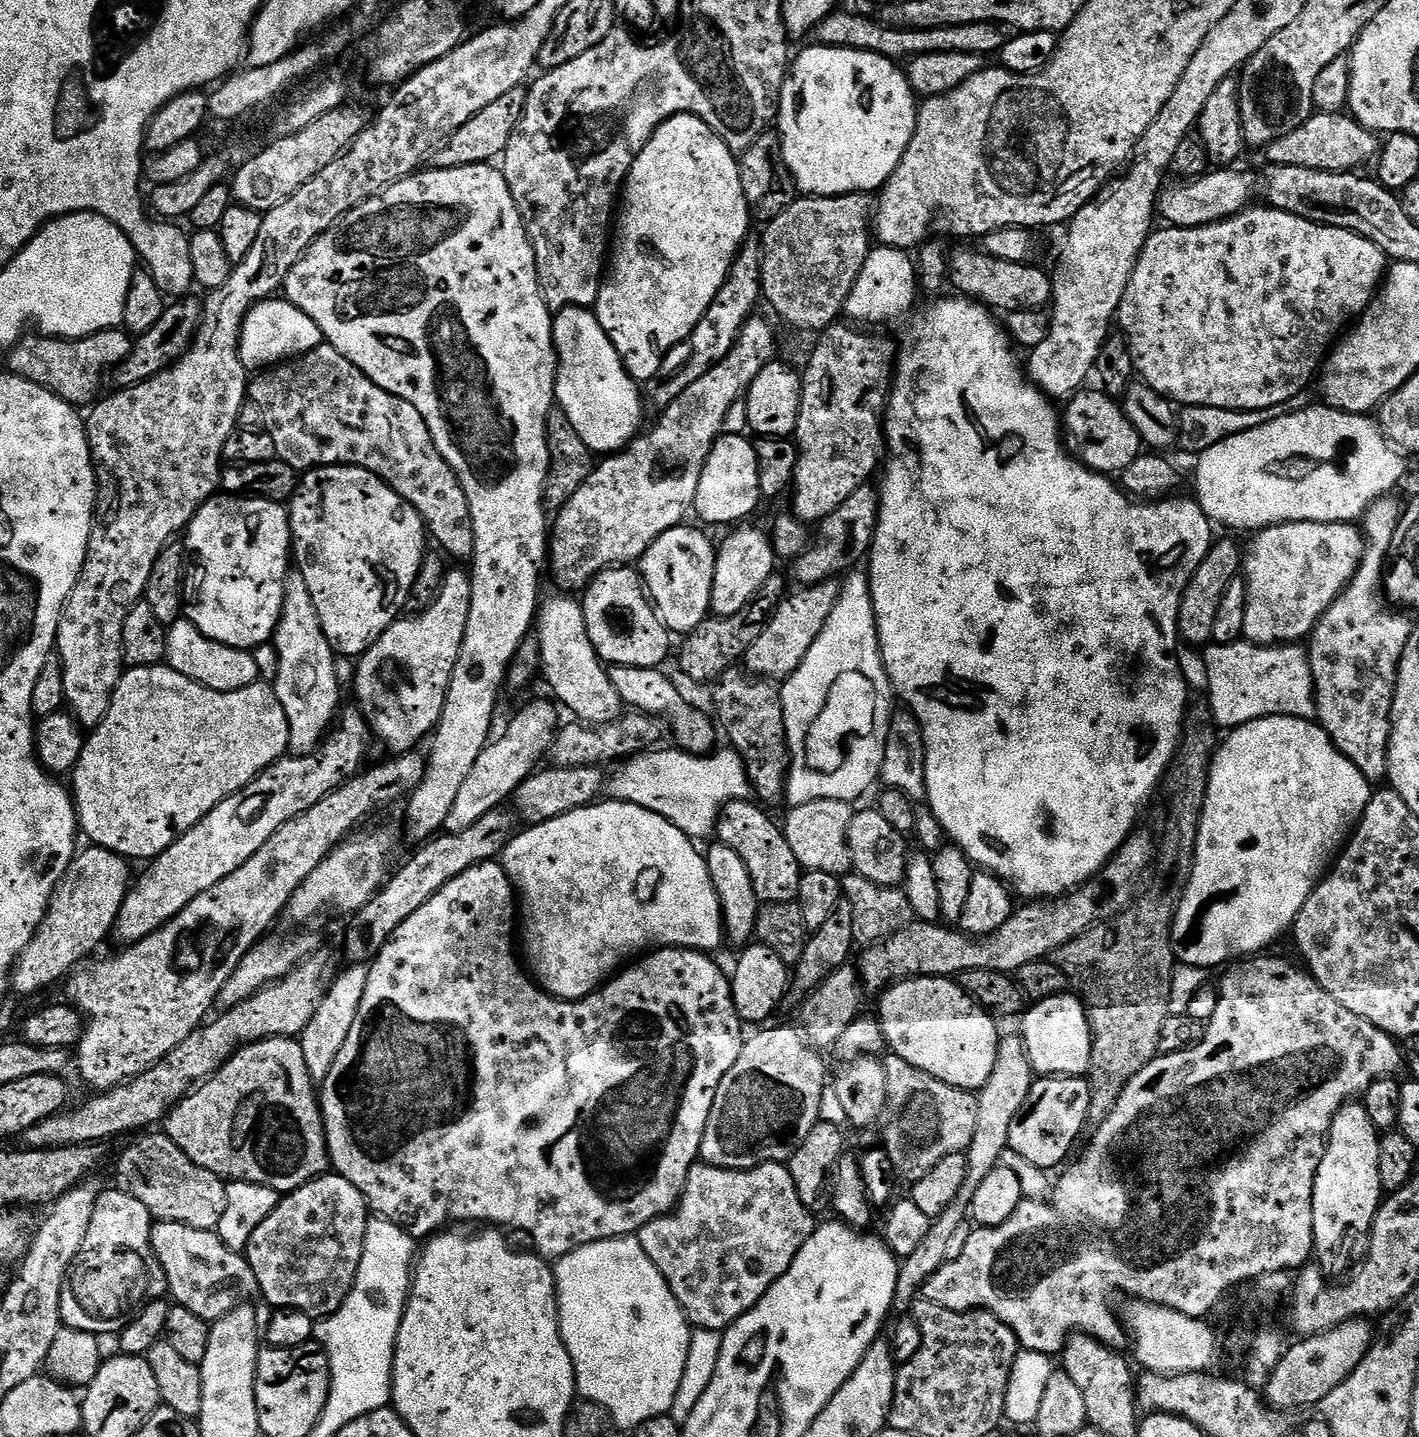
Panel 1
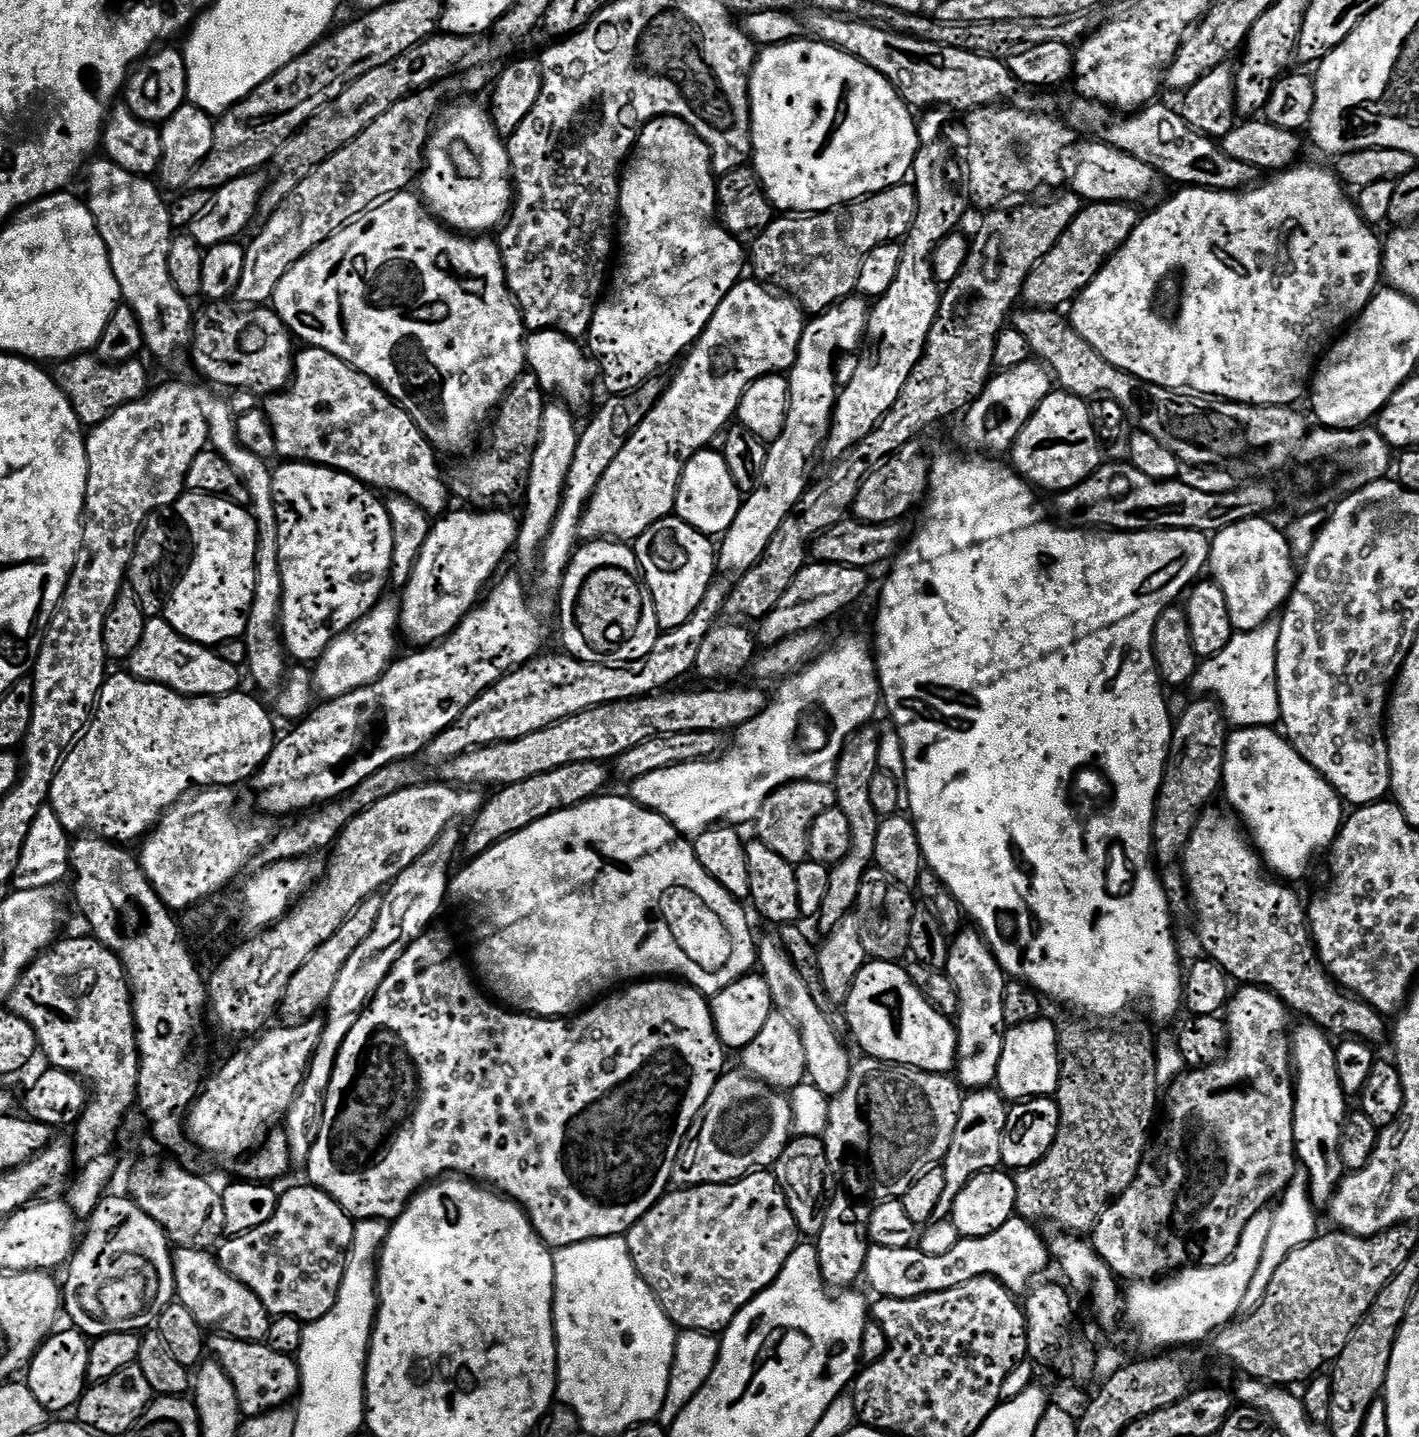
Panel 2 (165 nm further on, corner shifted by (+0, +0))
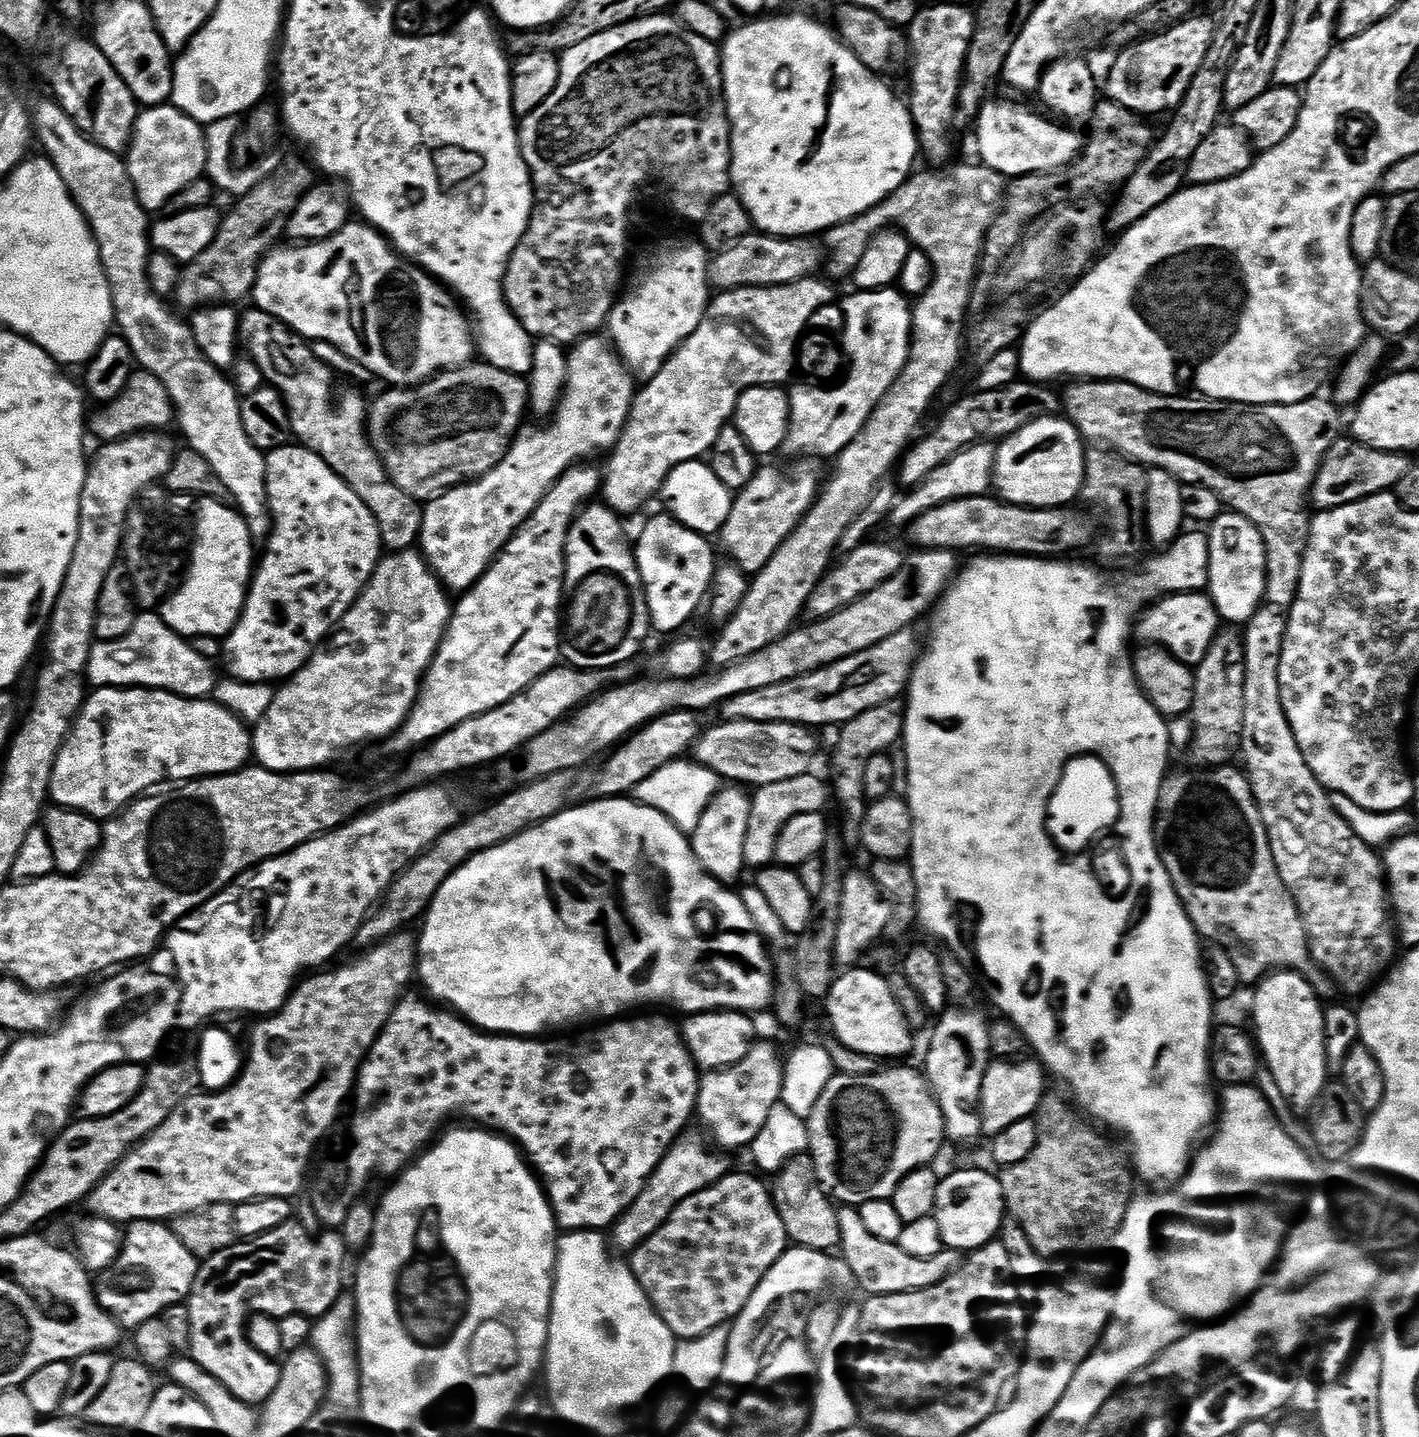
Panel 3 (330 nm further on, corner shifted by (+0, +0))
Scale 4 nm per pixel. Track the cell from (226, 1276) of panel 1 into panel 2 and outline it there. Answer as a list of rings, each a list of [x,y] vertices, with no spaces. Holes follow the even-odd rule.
[[[177,1247],[170,1256],[170,1272],[171,1268],[172,1280],[176,1283],[175,1299],[182,1306],[186,1306],[186,1310],[190,1310],[190,1314],[194,1314],[194,1318],[198,1318],[198,1322],[203,1324],[205,1329],[219,1330],[226,1336],[247,1343],[258,1344],[267,1341],[273,1317],[269,1316],[262,1298],[258,1298],[258,1294],[254,1294],[254,1290],[250,1290],[250,1286],[246,1286],[237,1276],[230,1275],[228,1269],[211,1251],[202,1248]]]

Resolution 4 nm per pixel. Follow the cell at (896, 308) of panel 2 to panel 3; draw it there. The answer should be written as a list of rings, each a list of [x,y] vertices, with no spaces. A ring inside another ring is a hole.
[[[932,4],[929,8],[921,7],[906,28],[910,68],[912,64],[912,97],[907,97],[906,103],[916,127],[920,152],[932,166],[944,166],[953,159],[951,136],[957,131],[955,108],[975,29],[974,17],[973,9],[964,4]]]

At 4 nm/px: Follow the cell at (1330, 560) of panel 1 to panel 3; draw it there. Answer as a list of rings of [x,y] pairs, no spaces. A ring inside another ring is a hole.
[[[1228,510],[1217,515],[1211,521],[1207,529],[1208,537],[1208,586],[1207,593],[1211,596],[1214,606],[1218,610],[1221,621],[1230,623],[1232,626],[1243,626],[1248,623],[1248,619],[1258,610],[1261,601],[1264,600],[1264,590],[1266,584],[1266,546],[1262,542],[1262,534],[1244,516]]]

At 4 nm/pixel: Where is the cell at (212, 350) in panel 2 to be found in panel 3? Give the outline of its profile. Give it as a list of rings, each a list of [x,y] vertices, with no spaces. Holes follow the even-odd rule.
[[[255,306],[249,308],[248,313],[240,316],[239,343],[243,351],[244,348],[248,351],[245,352],[247,359],[253,360],[258,370],[262,370],[265,381],[279,390],[284,405],[288,408],[293,437],[303,447],[318,454],[318,458],[322,458],[322,462],[326,462],[326,466],[330,466],[330,470],[334,470],[334,474],[338,474],[338,478],[342,478],[342,482],[346,482],[346,486],[350,486],[350,490],[354,490],[354,494],[362,498],[362,502],[370,510],[380,528],[380,543],[389,553],[409,551],[420,539],[424,510],[421,501],[406,494],[406,490],[398,490],[396,483],[388,476],[384,461],[378,458],[366,431],[366,400],[364,404],[363,398],[358,393],[348,392],[341,398],[340,408],[336,408],[335,402],[332,401],[332,387],[338,381],[337,377],[330,366],[314,354],[311,343],[297,332],[293,332],[276,316],[266,314]]]

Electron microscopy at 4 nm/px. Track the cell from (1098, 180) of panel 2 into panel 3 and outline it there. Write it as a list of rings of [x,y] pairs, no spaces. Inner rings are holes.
[[[989,99],[981,106],[974,121],[979,163],[1005,178],[1029,176],[1035,172],[1059,172],[1073,164],[1082,147],[1079,134],[1071,132],[1068,129],[1071,127],[1044,116],[1006,100]]]

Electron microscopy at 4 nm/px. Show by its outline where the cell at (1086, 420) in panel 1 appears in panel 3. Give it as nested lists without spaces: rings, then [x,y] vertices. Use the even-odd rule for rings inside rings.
[[[1059,415],[1043,416],[999,441],[992,483],[1005,504],[1026,508],[1063,508],[1081,495],[1084,487],[1085,441],[1072,421]]]

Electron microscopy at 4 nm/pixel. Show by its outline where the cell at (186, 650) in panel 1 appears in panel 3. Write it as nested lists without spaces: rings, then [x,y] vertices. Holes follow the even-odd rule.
[[[152,610],[139,613],[130,630],[117,640],[101,640],[93,643],[92,653],[88,659],[86,680],[93,689],[98,688],[161,688],[164,692],[173,692],[179,696],[187,696],[189,700],[202,700],[211,697],[216,691],[218,675],[213,661],[202,658],[198,650],[185,637],[178,635],[160,615]]]

